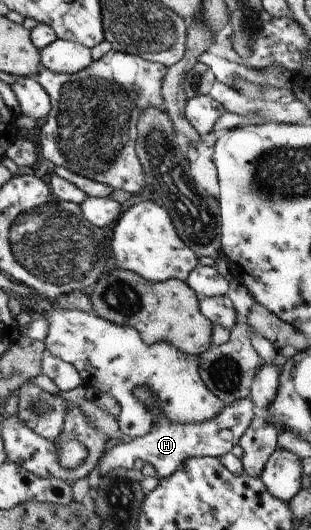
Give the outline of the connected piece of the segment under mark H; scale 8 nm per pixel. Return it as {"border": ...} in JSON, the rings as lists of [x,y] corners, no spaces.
{"border":[[[141,385],[133,388],[132,394],[144,404],[145,408],[153,414],[153,427],[148,434],[134,437],[127,444],[114,445],[99,462],[100,475],[106,471],[123,468],[132,468],[135,458],[142,462],[152,464],[158,479],[167,479],[186,459],[192,457],[214,457],[219,459],[222,455],[230,453],[232,446],[248,428],[248,423],[254,416],[254,406],[250,397],[235,400],[232,404],[224,405],[222,409],[210,420],[194,424],[169,423],[160,413],[155,400],[149,390]]]}

